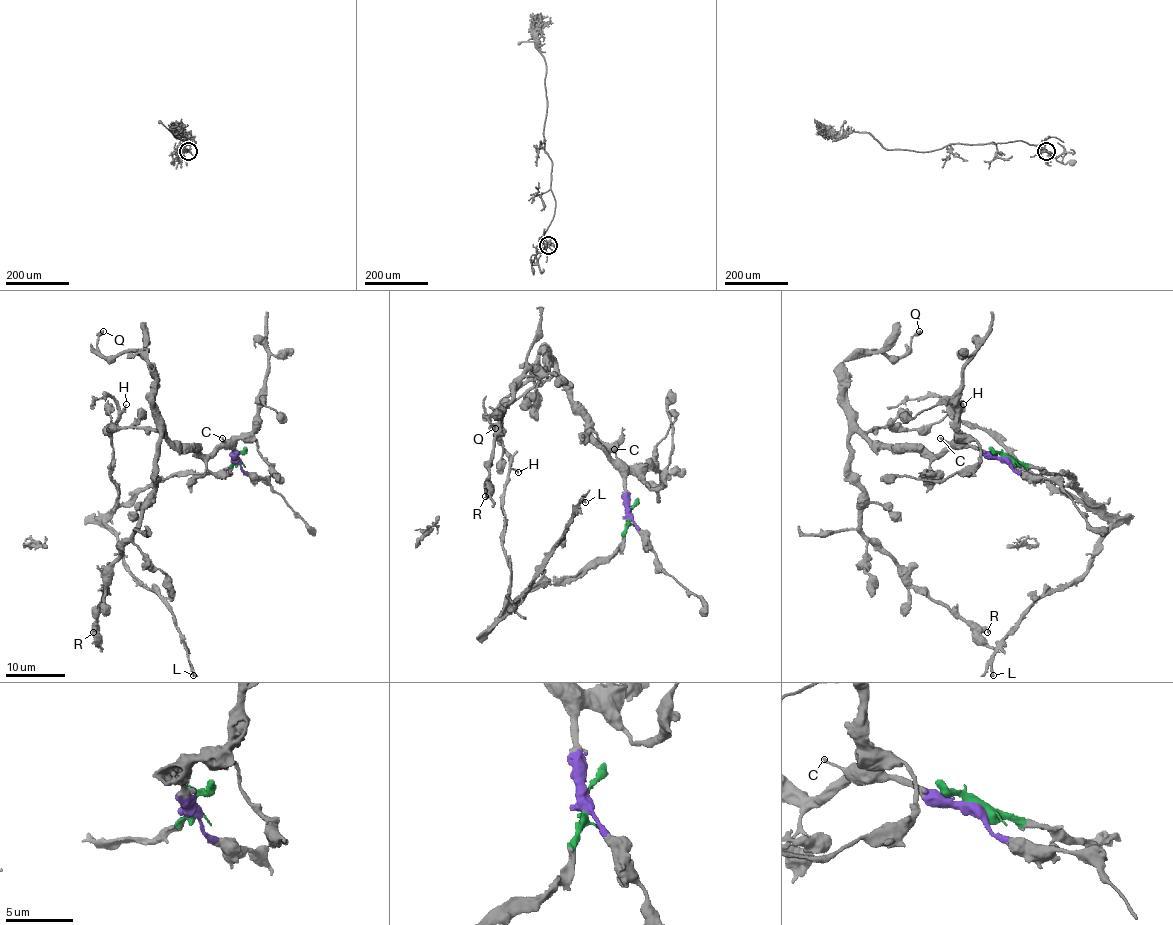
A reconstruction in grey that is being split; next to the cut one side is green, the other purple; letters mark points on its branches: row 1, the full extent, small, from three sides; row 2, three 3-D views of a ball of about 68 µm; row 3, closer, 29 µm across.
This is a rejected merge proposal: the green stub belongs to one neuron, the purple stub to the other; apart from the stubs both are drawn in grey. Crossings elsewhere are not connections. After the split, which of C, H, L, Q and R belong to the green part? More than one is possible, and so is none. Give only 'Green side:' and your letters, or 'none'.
Green side: H, L

